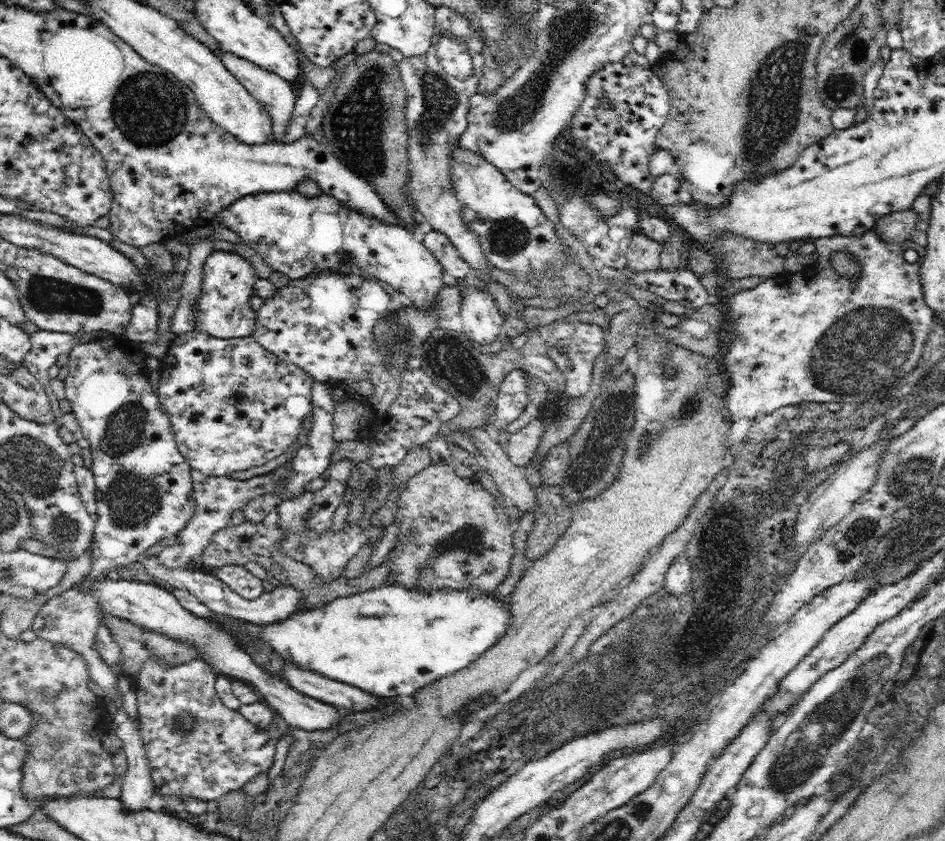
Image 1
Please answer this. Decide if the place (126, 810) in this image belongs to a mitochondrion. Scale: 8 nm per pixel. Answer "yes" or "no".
no

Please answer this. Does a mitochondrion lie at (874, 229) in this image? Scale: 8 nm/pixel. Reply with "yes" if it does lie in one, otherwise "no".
no

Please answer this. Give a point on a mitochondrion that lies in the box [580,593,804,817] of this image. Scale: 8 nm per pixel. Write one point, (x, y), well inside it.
(678, 667)

